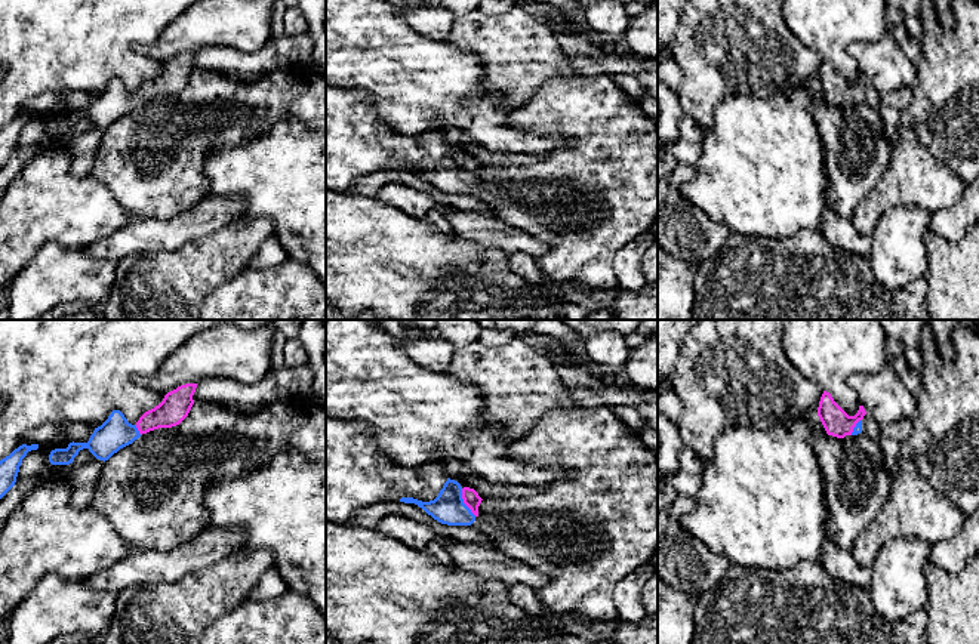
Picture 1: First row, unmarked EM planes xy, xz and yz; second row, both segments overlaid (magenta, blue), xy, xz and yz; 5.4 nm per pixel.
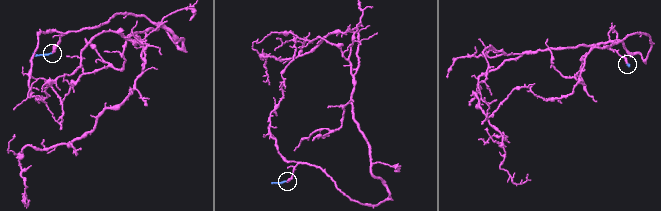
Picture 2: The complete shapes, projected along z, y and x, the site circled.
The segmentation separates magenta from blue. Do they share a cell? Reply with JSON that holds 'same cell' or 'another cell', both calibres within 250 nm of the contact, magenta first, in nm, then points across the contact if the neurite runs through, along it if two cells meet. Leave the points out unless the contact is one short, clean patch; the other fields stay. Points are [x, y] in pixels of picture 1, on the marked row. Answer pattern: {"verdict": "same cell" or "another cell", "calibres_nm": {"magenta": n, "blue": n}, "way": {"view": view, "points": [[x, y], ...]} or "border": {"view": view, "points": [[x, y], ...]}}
{"verdict": "same cell", "calibres_nm": {"magenta": 90, "blue": 180}, "way": {"view": "xz", "points": [[471, 499], [464, 502], [448, 508]]}}

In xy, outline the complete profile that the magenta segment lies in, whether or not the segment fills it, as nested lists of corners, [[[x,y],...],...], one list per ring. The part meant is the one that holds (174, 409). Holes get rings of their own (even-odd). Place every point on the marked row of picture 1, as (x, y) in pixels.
[[[185,383],[167,392],[163,401],[145,412],[132,425],[120,410],[113,410],[108,419],[95,428],[87,443],[70,443],[67,449],[55,449],[49,455],[52,465],[70,465],[80,450],[87,449],[96,459],[108,460],[120,449],[132,444],[142,434],[158,428],[179,425],[190,413],[197,383]]]

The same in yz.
[[[823,391],[818,416],[828,435],[844,438],[846,435],[858,435],[862,432],[862,419],[866,415],[863,406],[855,416],[849,416],[831,397],[829,392]]]

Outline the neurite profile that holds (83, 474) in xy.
[[[89,449],[80,450],[68,465],[68,471],[62,480],[67,481],[73,490],[70,503],[76,509],[81,509],[90,503],[102,468],[104,460],[96,459]]]

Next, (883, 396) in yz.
[[[889,363],[872,375],[852,375],[847,382],[866,415],[881,428],[903,419],[915,419],[915,395],[905,388]]]

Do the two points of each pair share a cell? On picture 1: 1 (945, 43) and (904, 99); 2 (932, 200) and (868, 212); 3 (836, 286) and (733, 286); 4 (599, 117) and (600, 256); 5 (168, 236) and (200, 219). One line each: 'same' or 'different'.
1: different
2: same
3: same
4: same
5: same

